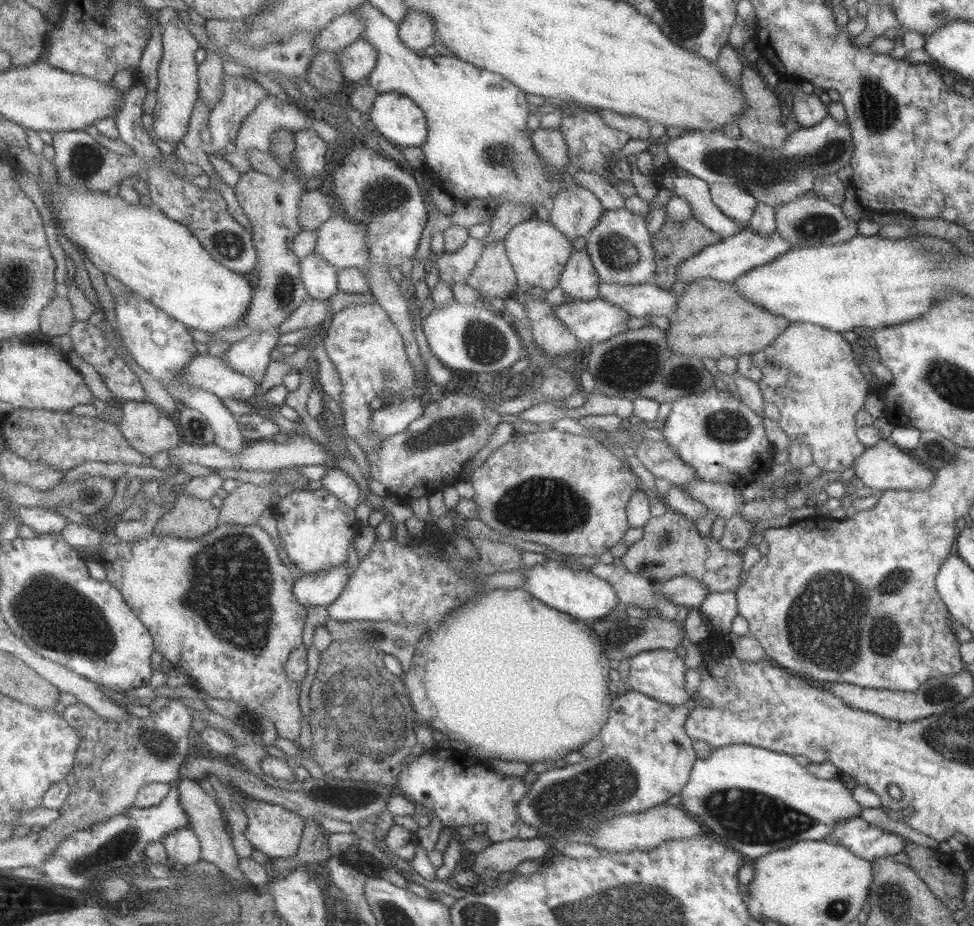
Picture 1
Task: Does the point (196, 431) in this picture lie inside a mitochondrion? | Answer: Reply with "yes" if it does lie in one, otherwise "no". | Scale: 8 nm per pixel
no

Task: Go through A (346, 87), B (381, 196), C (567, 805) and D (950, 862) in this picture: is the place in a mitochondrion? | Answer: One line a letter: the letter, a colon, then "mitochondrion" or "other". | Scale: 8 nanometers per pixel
A: other
B: mitochondrion
C: mitochondrion
D: other

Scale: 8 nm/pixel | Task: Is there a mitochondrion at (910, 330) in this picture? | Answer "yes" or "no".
no

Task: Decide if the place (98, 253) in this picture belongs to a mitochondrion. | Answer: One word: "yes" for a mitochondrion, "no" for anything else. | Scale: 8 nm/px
no

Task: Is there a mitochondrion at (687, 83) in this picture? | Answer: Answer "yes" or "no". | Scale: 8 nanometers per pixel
no

